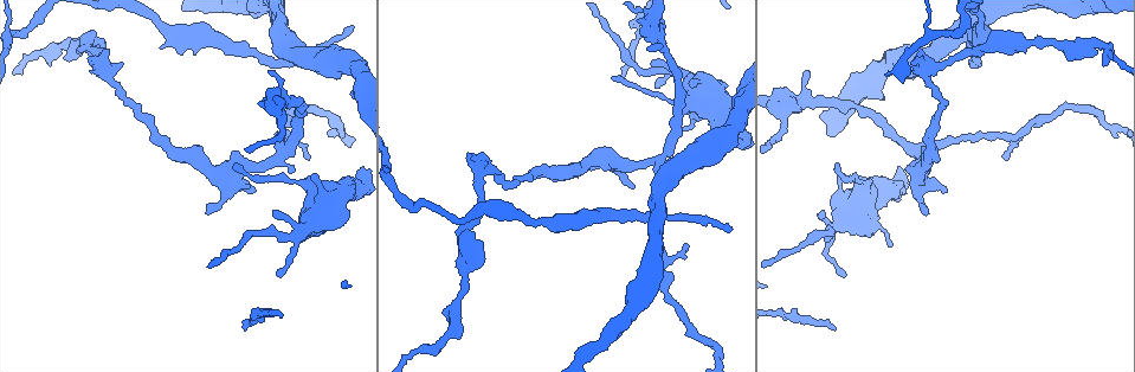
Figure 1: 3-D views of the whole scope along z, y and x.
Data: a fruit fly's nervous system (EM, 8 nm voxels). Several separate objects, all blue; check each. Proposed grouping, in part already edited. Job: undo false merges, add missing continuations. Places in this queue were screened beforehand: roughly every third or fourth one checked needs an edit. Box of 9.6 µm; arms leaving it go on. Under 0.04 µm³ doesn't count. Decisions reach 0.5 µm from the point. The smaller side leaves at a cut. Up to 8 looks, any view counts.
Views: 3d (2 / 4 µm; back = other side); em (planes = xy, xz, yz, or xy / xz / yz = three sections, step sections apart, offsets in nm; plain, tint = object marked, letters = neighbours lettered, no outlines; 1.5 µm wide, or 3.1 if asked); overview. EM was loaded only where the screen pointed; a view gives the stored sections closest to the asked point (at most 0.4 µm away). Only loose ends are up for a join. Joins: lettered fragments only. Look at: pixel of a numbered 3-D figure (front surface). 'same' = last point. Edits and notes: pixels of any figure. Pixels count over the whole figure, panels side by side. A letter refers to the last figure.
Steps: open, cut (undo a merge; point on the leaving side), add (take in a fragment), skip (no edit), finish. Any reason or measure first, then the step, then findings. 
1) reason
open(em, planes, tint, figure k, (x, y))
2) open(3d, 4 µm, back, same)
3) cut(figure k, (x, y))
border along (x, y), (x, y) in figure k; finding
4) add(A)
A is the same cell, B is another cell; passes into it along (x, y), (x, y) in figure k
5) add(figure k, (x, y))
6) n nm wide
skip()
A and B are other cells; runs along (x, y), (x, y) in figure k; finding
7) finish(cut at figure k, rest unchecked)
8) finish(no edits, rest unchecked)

open(3d, 4 µm, figure 1, (350, 26))

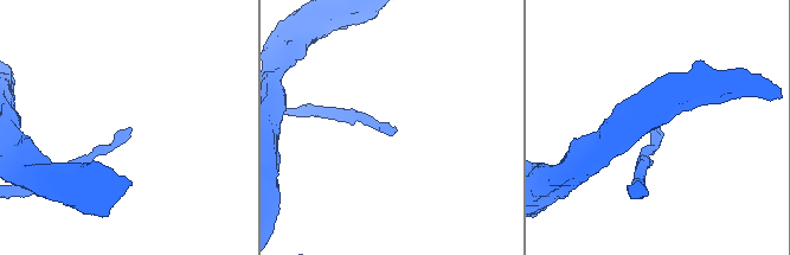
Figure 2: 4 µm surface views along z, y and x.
open(em, planes, tint, figure 2, (396, 129))

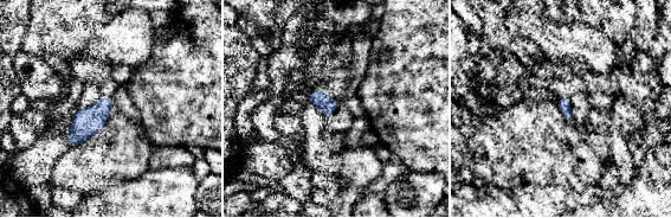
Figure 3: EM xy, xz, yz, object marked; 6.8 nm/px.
open(em, planes, letters, same)

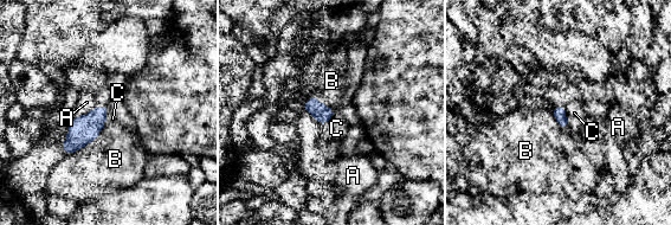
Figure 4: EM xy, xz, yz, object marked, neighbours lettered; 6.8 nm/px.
add(C)
C is the same cell, A and B are other cells; the neuron continues

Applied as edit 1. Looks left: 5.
free end
open(3d, 4 µm, figure 1, (880, 95))

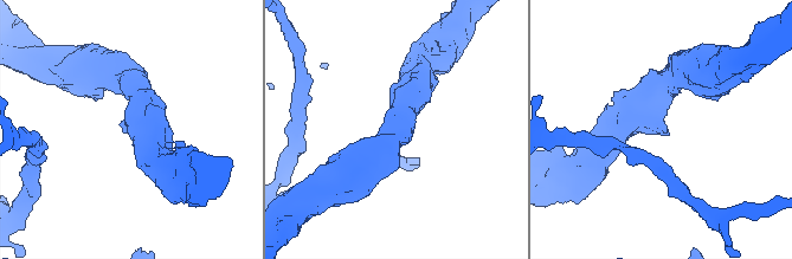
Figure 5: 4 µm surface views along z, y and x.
need the tissue
open(em, planes, letters, figure 5, (664, 129))

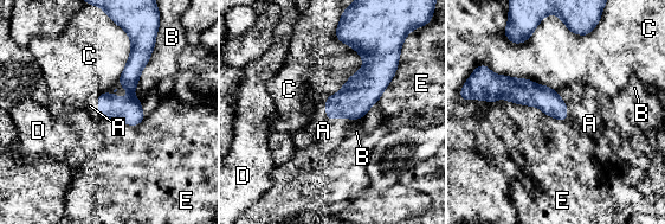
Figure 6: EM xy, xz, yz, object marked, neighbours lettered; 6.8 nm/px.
C touches over 480 nm
add(A)
A is the same cell, B, C, D and E are other cells; it goes on there

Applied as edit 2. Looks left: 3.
finish(add at figure 4, add at figure 6, rest unchecked)

